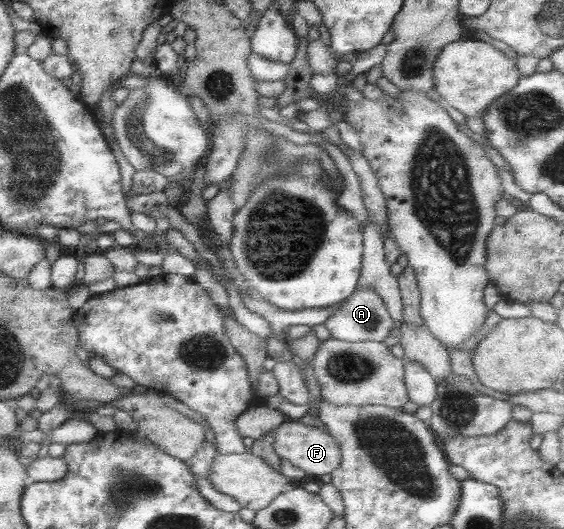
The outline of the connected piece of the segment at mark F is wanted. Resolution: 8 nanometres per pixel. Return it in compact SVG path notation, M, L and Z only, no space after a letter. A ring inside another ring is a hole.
M286 419L273 430L273 438L272 450L280 458L280 461L288 462L290 467L302 470L302 473L306 475L320 477L330 474L334 468L338 468L338 463L340 463L338 444L328 433L324 433L316 427L300 423L297 420Z

